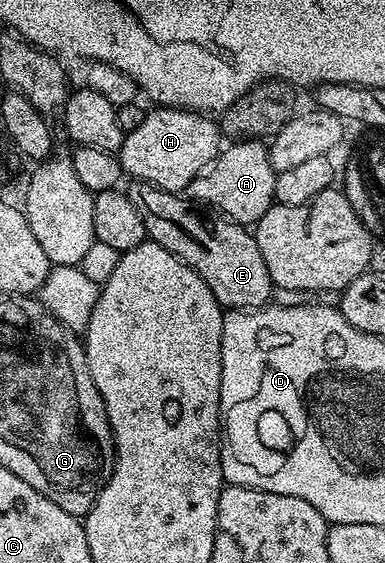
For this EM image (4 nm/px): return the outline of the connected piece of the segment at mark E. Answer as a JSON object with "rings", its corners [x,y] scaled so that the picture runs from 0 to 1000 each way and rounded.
{"rings":[[[343,320],[330,327],[332,353],[338,362],[348,362],[348,369],[358,369],[358,384],[369,384],[377,417],[421,440],[431,440],[431,448],[442,448],[455,458],[470,458],[525,496],[535,512],[556,519],[574,545],[592,551],[660,551],[688,542],[709,528],[712,510],[701,497],[701,483],[691,483],[691,462],[681,462],[665,417],[642,400],[608,394],[569,377],[527,380],[525,375],[506,373],[519,369],[501,364],[486,350],[444,337],[423,337],[387,323]]]}

